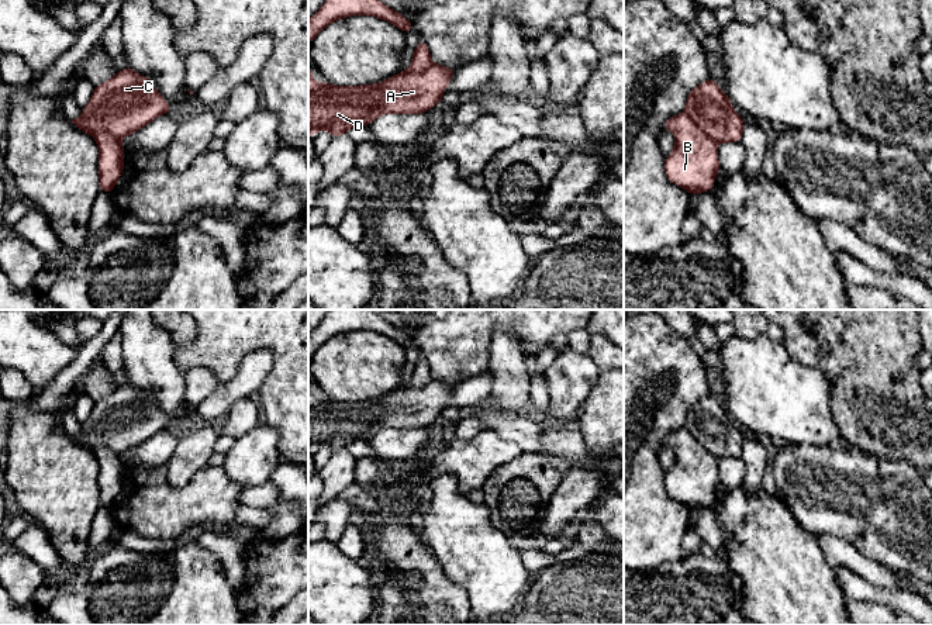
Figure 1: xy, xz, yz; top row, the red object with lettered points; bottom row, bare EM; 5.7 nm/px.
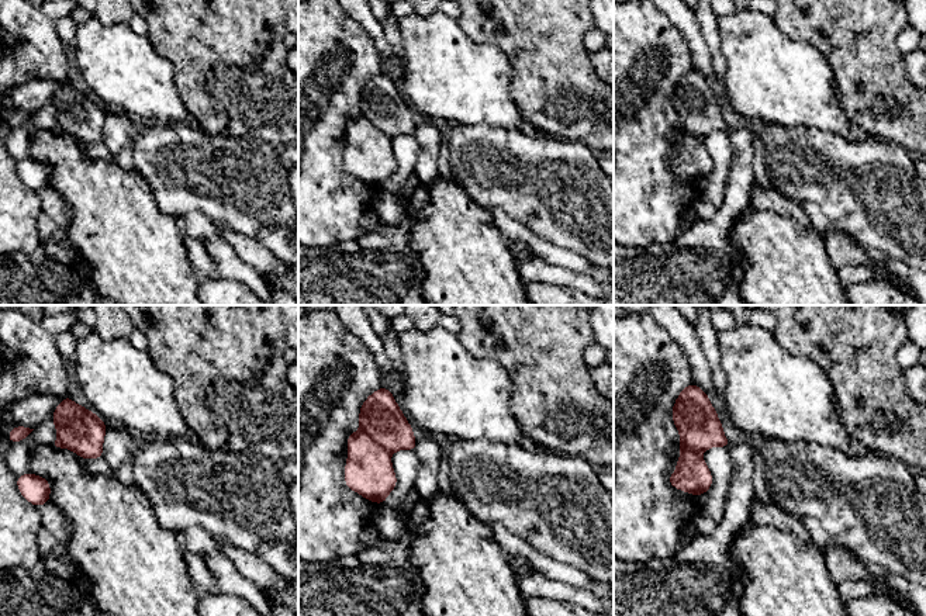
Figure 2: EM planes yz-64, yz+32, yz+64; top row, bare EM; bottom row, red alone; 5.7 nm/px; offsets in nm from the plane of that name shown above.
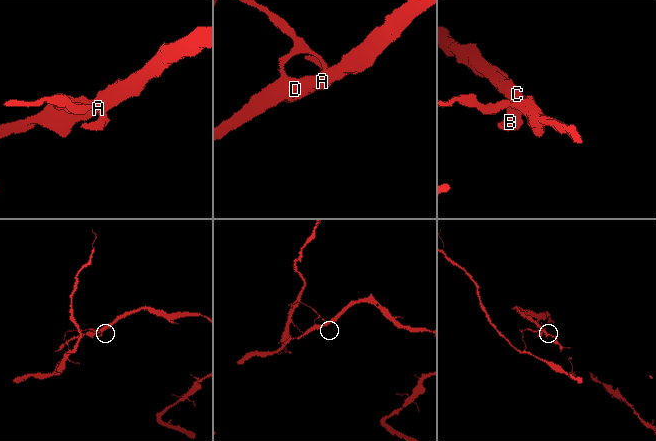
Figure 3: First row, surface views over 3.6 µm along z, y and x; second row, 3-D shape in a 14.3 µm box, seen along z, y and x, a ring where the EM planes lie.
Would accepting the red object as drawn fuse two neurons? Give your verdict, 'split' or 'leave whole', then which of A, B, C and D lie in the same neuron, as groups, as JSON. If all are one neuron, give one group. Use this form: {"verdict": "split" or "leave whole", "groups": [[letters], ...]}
{"verdict": "leave whole", "groups": [["A", "B", "C", "D"]]}

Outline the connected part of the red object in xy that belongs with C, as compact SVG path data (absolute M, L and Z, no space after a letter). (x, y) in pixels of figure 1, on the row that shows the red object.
M131 66L94 86L82 115L70 121L96 139L101 191L111 193L122 173L121 139L166 113L170 113L168 101L151 86L149 77L139 76Z

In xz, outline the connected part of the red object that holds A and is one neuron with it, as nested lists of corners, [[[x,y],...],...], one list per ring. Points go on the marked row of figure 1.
[[[422,39],[413,52],[410,68],[382,83],[352,87],[317,83],[308,66],[308,137],[322,130],[331,137],[346,135],[349,128],[369,125],[382,114],[422,114],[442,101],[453,73],[455,69],[431,62],[429,48]]]

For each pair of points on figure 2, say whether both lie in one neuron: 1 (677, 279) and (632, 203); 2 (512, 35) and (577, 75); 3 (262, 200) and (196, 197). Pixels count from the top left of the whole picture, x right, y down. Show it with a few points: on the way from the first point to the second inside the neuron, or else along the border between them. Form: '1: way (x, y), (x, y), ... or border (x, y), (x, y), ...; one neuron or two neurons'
1: border (676, 236), (671, 242); two neurons
2: way (528, 35), (562, 69); one neuron
3: way (245, 197), (213, 197); one neuron

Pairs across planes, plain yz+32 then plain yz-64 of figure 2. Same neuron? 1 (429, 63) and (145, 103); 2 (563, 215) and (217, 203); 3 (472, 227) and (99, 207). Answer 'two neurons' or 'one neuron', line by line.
1: one neuron
2: one neuron
3: one neuron

